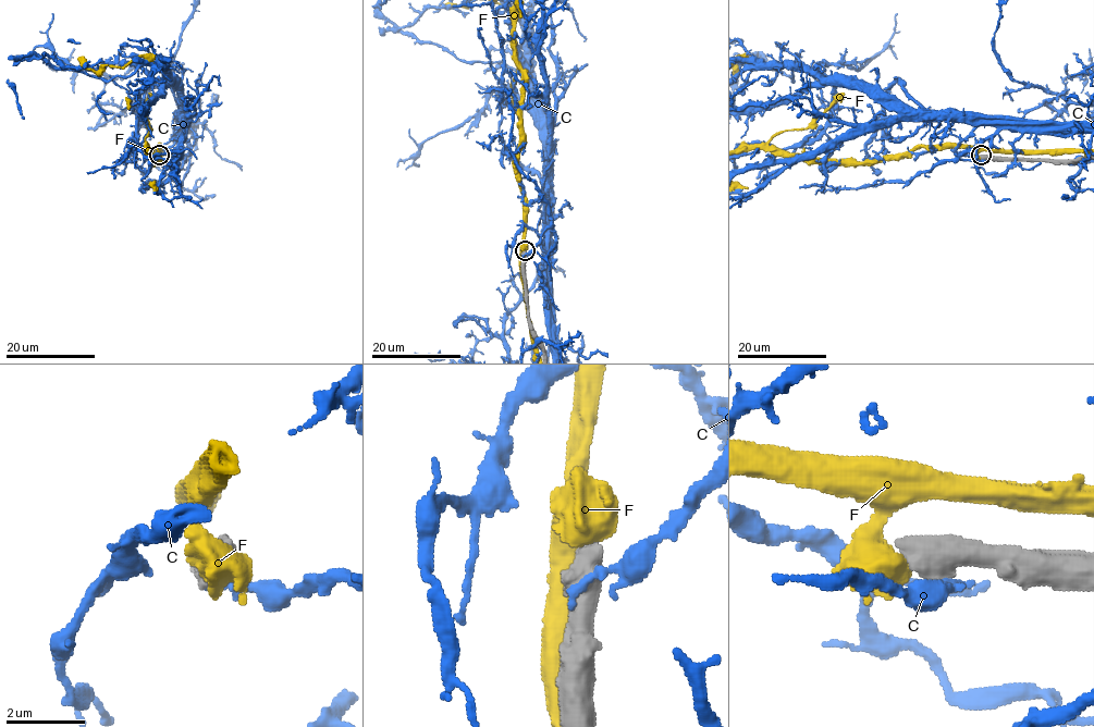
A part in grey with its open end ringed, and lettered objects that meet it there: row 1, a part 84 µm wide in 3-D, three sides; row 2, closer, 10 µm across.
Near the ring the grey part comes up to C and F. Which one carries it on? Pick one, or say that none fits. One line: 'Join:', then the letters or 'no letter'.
Join: no letter

